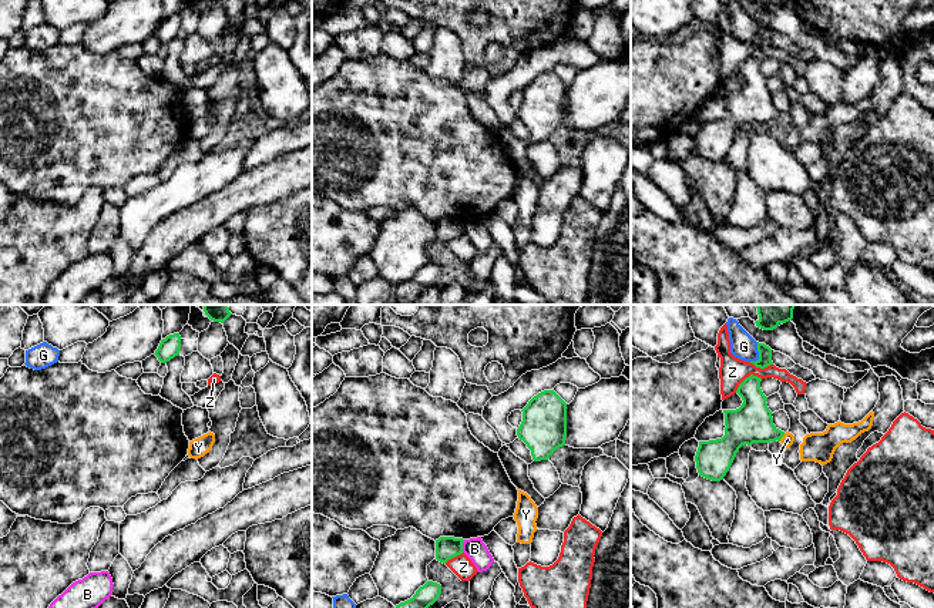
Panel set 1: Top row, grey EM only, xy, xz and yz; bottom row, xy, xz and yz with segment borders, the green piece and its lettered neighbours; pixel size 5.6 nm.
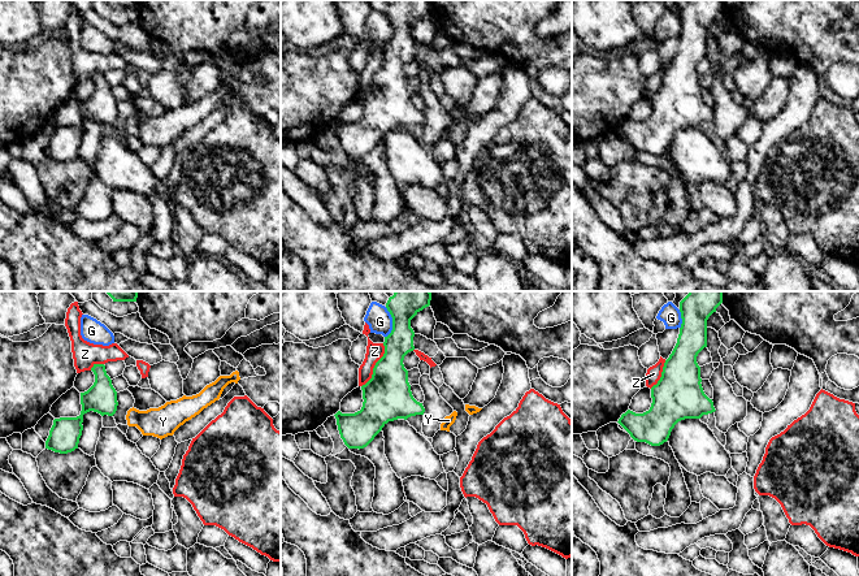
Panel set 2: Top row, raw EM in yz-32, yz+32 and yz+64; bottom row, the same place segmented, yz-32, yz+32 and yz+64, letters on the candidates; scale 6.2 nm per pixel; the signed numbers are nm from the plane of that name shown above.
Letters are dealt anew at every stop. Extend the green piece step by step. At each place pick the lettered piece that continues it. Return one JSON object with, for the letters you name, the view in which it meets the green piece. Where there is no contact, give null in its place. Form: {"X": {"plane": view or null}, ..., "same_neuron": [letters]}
{"Y": {"plane": "yz"}, "same_neuron": ["Y"]}

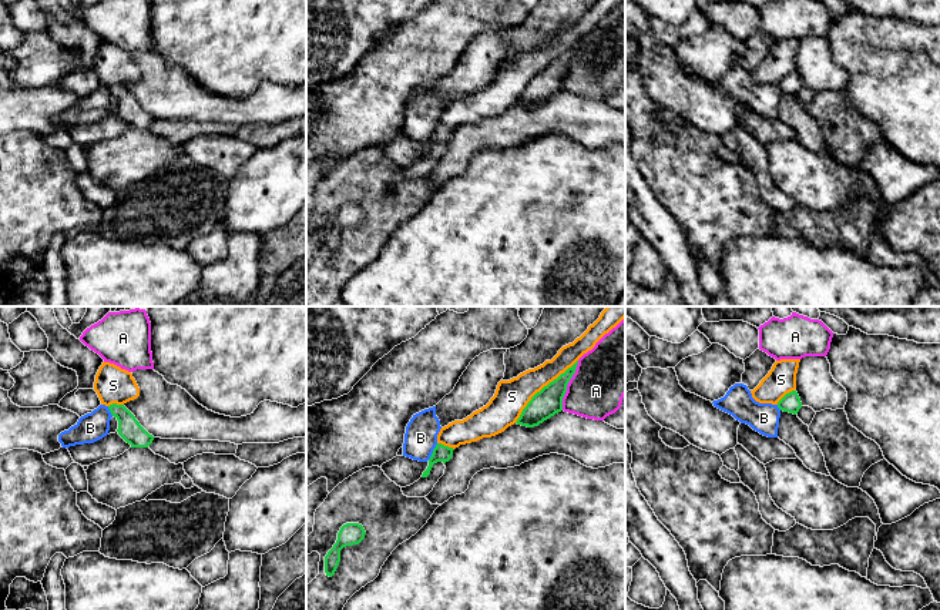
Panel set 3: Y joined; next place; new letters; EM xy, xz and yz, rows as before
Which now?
{"same_neuron": []}

